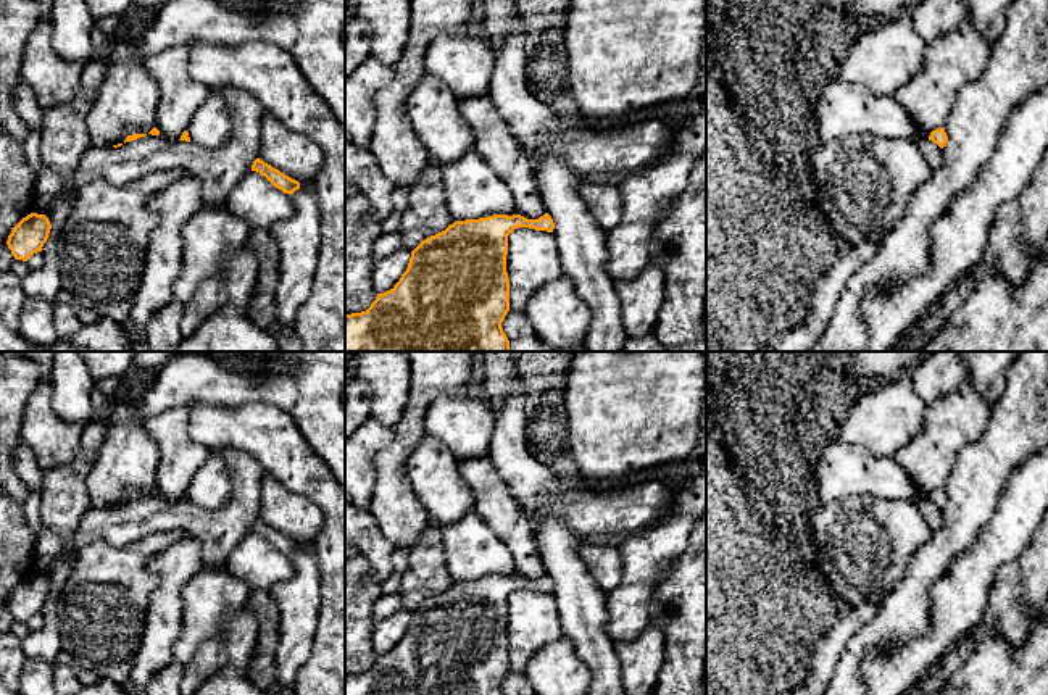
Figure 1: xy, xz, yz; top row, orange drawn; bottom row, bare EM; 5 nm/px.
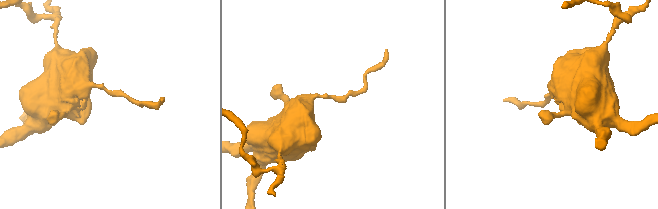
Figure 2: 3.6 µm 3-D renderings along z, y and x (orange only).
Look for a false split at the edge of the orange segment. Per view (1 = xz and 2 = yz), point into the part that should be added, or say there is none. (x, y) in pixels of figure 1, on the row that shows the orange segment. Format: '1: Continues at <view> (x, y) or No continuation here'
1: No continuation here
2: No continuation here

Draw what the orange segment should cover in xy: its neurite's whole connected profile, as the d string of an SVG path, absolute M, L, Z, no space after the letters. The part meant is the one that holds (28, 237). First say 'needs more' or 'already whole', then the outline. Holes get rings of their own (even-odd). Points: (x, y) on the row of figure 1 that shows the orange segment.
already whole; M31 213L23 218L8 235L6 245L15 260L27 261L34 253L42 252L52 224L45 214Z

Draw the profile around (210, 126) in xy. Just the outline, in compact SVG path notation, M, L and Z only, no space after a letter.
M213 92L195 111L189 127L192 144L218 148L224 145L232 134L232 123L224 98Z

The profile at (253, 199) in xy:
M248 171L229 192L224 206L252 229L271 229L293 214L289 194L274 187L264 176Z

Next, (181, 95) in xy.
M190 42L166 48L147 60L147 69L160 90L156 129L168 142L181 139L198 106L213 94L189 73Z

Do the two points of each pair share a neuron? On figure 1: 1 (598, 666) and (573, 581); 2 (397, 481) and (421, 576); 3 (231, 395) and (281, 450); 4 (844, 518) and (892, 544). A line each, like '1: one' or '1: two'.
1: one
2: two
3: two
4: one

